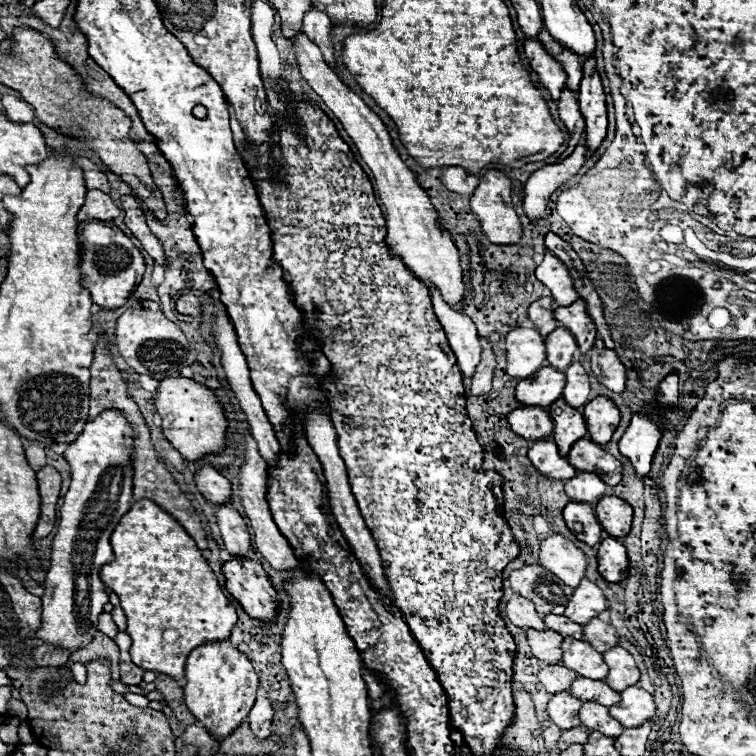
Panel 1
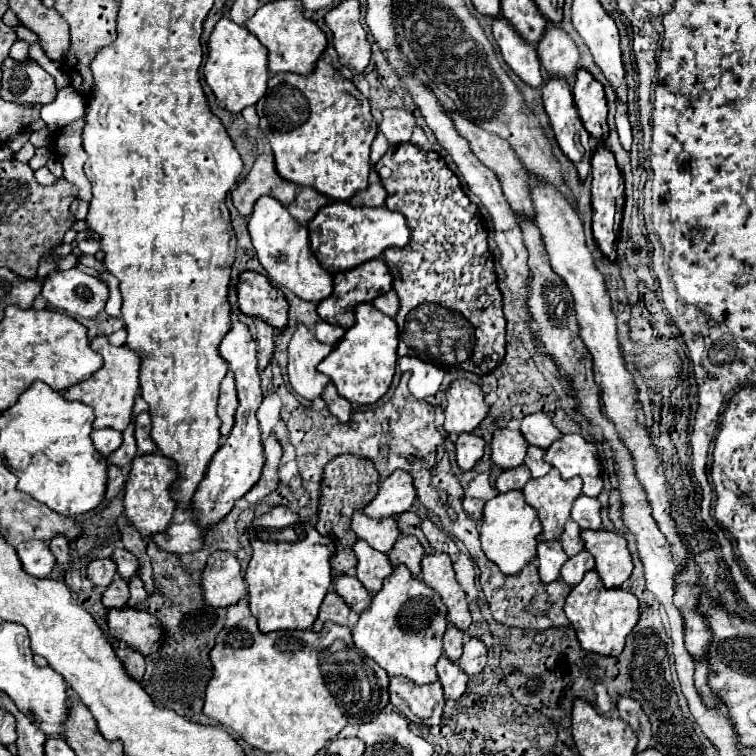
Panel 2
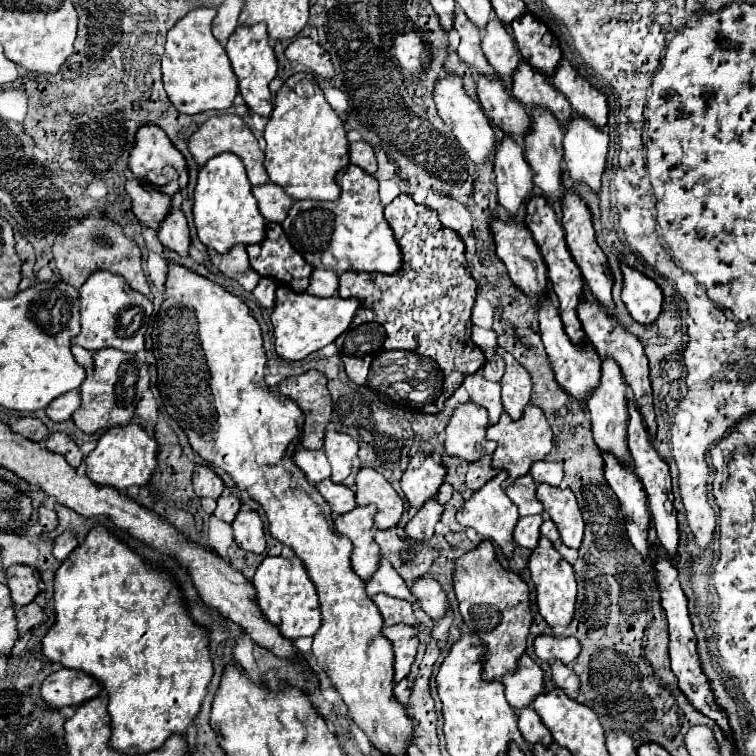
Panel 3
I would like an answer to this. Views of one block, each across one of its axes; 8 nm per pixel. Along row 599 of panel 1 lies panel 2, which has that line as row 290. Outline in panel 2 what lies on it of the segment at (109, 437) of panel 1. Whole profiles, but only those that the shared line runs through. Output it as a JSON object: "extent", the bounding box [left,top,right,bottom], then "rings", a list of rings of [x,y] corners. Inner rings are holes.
{"extent":[42,268,108,318],"rings":[[[72,268],[66,272],[52,272],[42,286],[42,296],[52,308],[70,316],[96,318],[106,306],[108,286],[96,276]]]}

